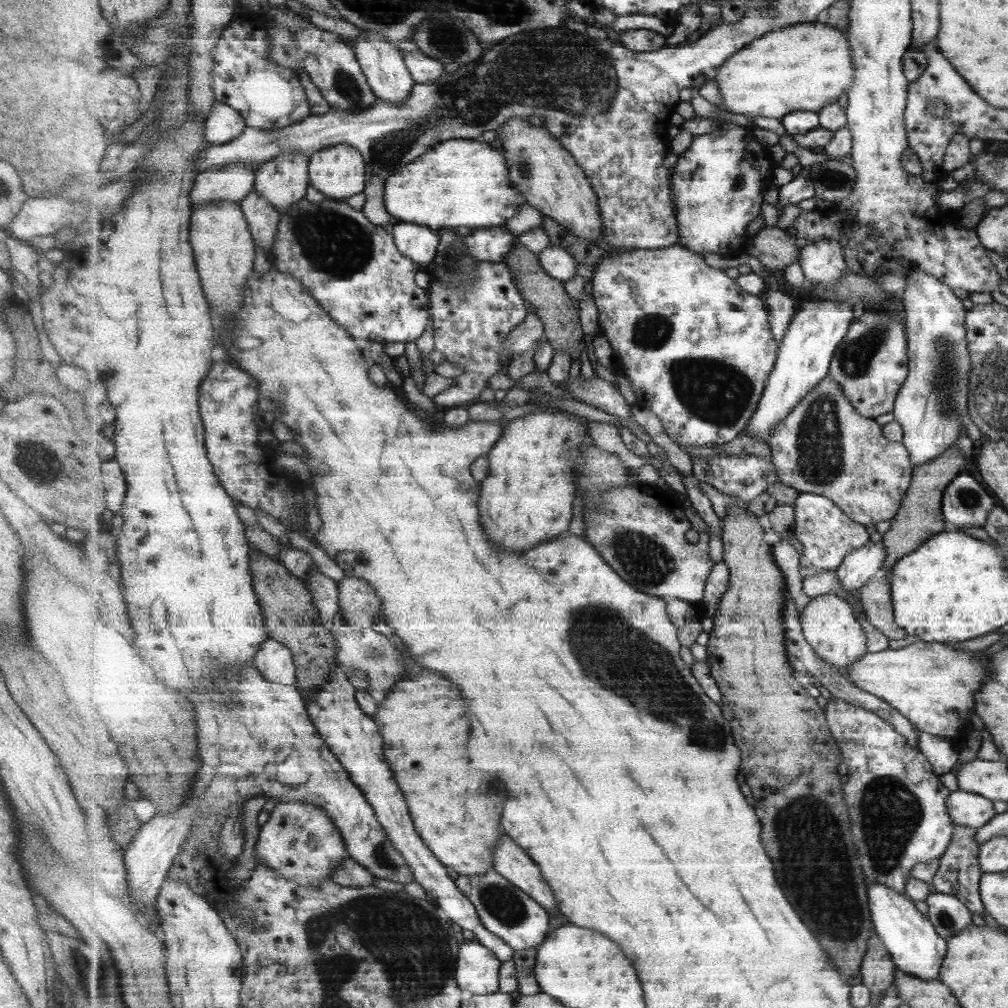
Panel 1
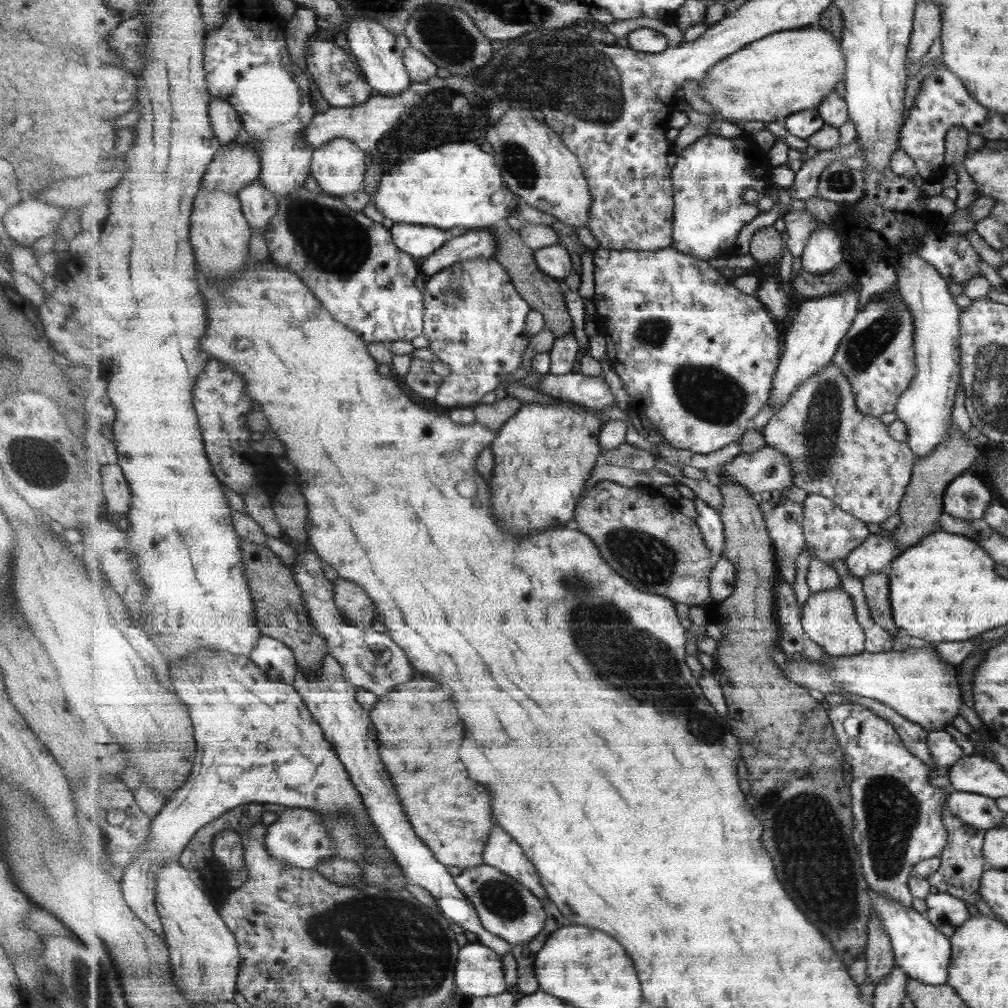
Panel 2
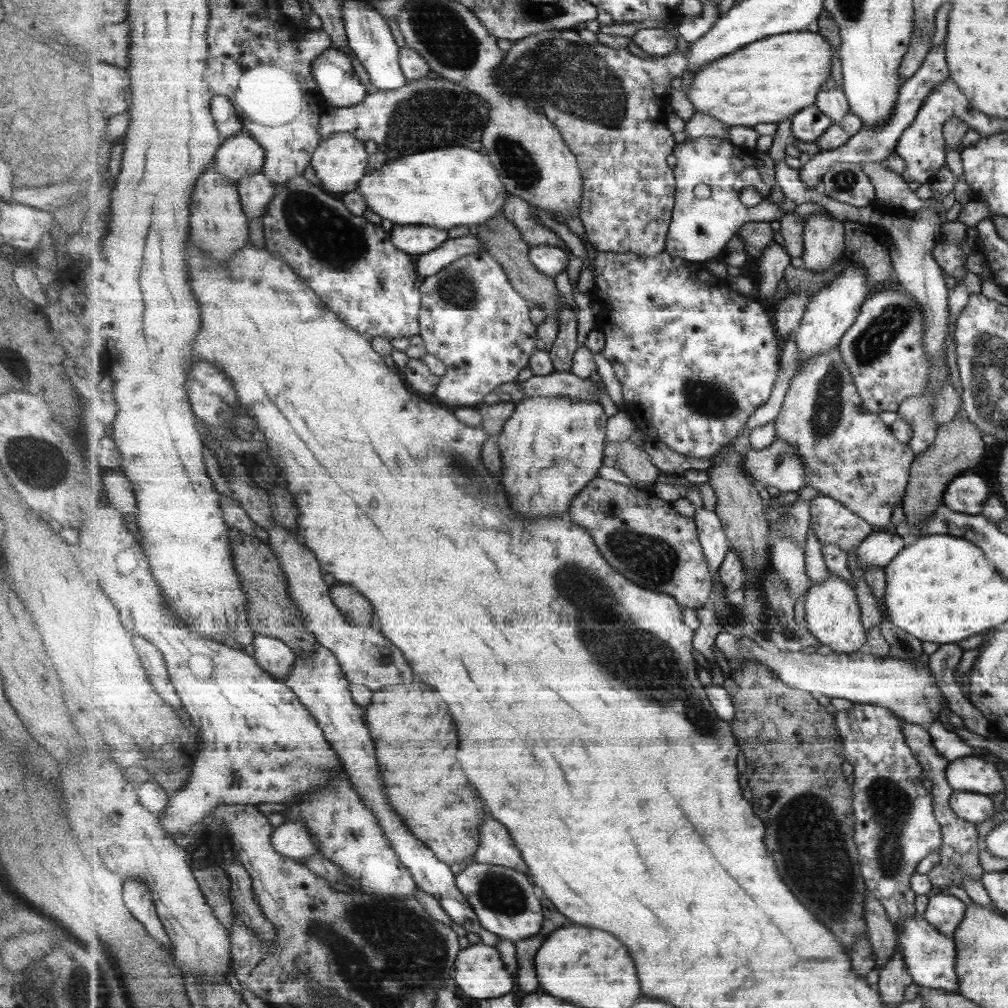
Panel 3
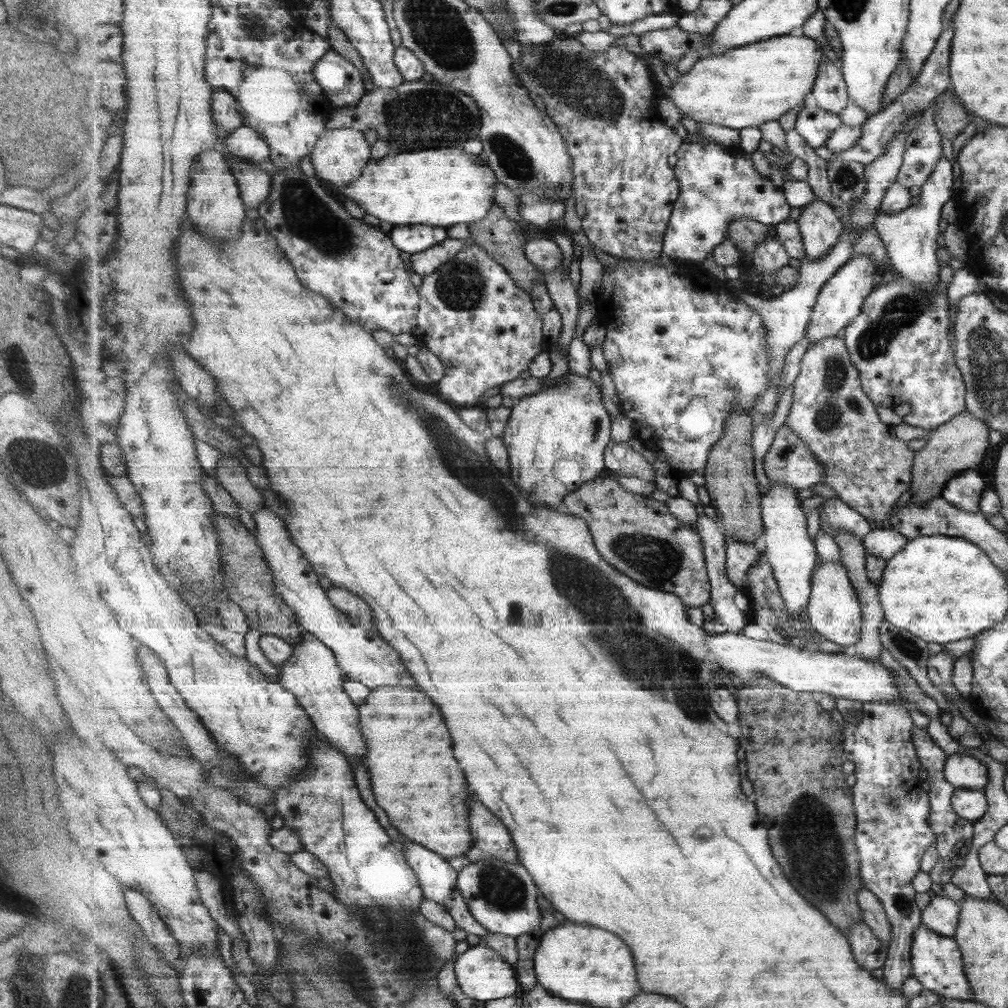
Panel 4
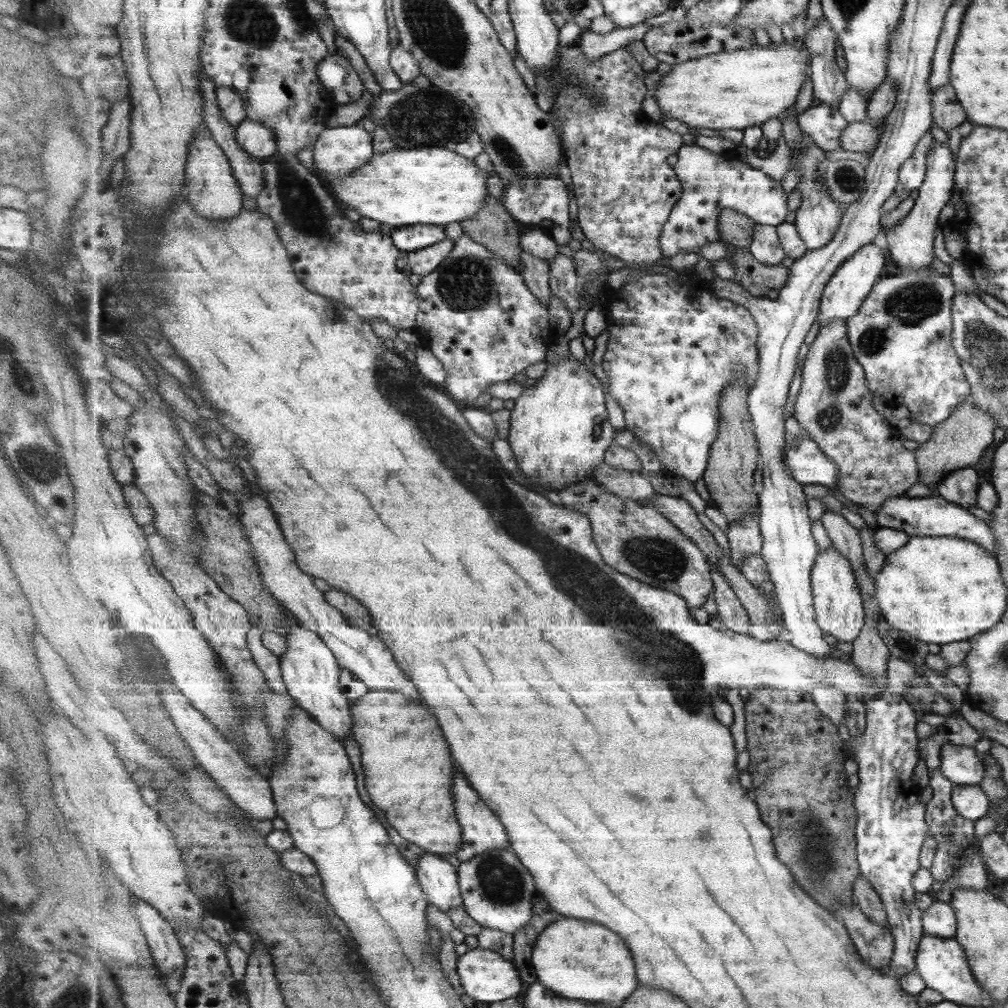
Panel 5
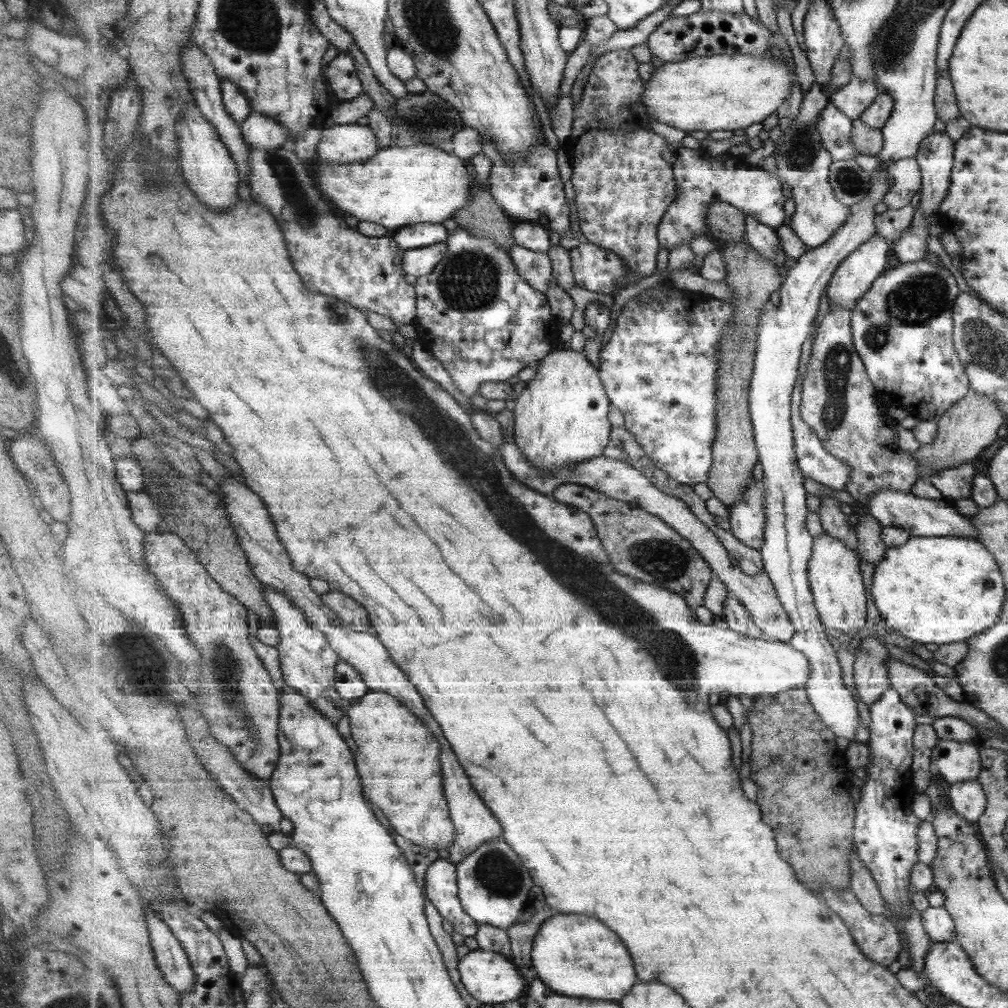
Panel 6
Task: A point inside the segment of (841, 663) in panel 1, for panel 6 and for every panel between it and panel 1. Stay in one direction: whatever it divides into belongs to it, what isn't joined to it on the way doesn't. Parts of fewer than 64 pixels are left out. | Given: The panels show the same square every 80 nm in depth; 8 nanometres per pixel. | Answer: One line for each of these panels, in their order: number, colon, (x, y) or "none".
2: (829, 617)
3: (833, 613)
4: (835, 611)
5: (839, 602)
6: (841, 597)

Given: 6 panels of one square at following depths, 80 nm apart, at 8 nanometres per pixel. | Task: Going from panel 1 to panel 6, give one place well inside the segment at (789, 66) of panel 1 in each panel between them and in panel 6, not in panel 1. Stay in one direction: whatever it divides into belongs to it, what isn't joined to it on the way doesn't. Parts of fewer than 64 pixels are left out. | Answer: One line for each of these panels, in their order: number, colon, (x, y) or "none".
2: (796, 70)
3: (770, 81)
4: (748, 86)
5: (736, 90)
6: (728, 91)

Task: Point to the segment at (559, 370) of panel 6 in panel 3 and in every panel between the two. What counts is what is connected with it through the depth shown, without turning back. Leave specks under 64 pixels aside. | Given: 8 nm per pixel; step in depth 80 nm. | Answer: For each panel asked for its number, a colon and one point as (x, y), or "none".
3: (552, 447)
4: (557, 439)
5: (560, 432)

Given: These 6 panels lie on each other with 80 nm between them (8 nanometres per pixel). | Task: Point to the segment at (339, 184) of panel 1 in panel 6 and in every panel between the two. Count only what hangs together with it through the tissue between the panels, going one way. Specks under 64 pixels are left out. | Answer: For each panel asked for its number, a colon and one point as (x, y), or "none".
2: (340, 167)
3: (340, 162)
4: (340, 157)
5: (340, 151)
6: (345, 143)

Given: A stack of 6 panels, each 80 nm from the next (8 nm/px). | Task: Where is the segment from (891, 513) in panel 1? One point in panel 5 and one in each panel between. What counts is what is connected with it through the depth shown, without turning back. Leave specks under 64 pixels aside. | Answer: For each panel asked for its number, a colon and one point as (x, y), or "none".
2: (835, 450)
3: (849, 454)
4: (867, 467)
5: (835, 406)

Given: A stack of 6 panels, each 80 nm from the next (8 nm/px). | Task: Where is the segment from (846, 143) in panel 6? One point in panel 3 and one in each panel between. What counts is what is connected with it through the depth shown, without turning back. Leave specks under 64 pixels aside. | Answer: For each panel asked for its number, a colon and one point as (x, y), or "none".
3: (808, 125)
4: (815, 124)
5: (825, 123)

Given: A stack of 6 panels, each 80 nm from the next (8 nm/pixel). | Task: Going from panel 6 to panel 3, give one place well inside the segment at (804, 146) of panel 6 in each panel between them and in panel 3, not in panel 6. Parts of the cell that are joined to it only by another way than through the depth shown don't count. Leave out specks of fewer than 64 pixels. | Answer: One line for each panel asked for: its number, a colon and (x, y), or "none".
3: (825, 238)
4: (821, 228)
5: (818, 219)

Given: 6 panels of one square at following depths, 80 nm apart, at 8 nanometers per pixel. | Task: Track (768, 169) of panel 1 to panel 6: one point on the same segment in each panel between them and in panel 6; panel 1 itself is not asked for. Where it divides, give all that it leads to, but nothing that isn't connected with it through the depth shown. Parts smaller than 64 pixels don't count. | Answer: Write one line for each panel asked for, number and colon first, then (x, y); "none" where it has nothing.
2: (710, 178)
3: (701, 227)
4: (718, 184)
5: (712, 181)
6: (704, 180)

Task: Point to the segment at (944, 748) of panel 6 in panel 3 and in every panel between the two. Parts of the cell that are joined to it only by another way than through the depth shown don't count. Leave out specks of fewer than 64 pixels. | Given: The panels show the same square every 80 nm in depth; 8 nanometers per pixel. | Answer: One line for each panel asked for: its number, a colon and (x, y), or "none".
3: (975, 774)
4: (961, 771)
5: (960, 765)

